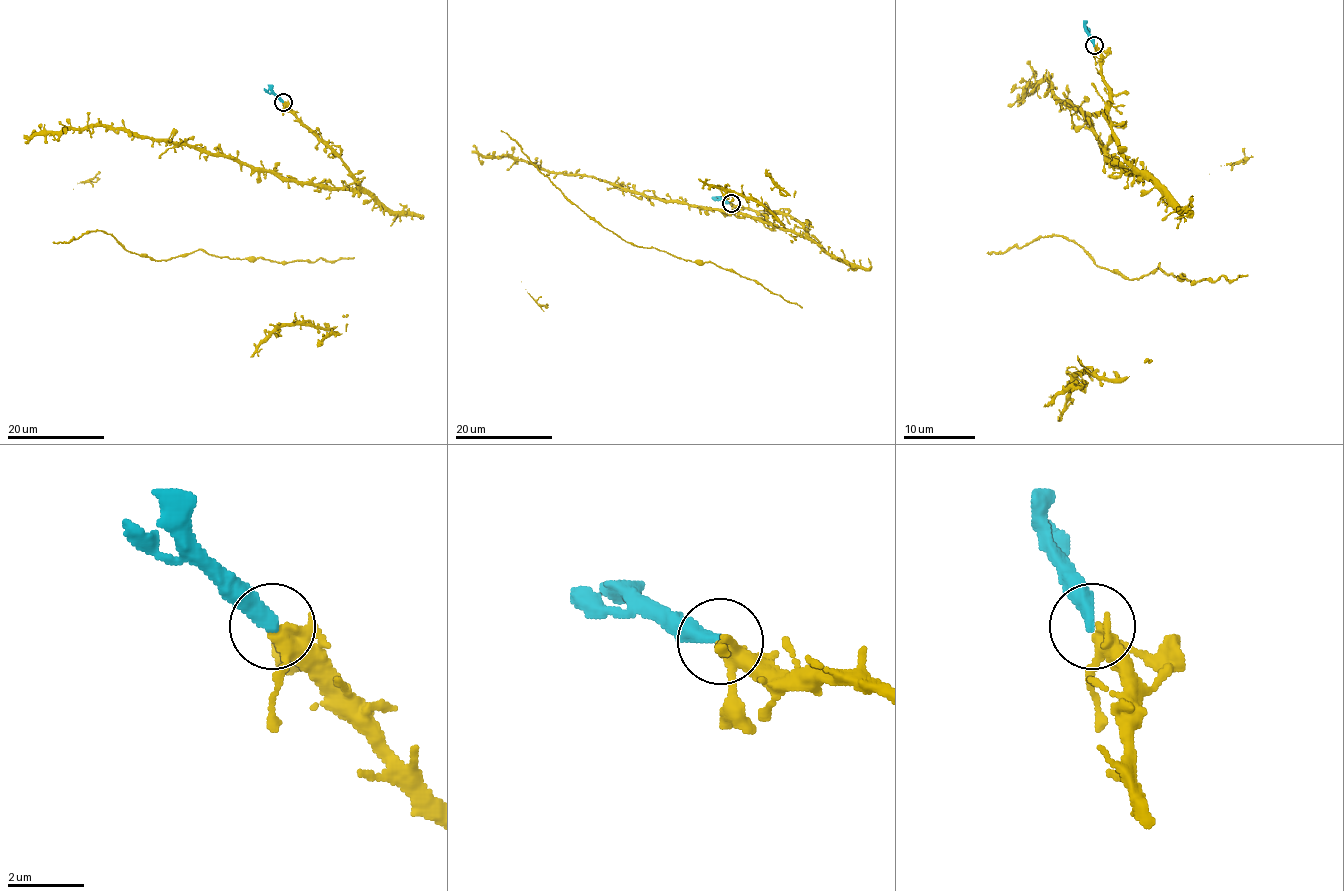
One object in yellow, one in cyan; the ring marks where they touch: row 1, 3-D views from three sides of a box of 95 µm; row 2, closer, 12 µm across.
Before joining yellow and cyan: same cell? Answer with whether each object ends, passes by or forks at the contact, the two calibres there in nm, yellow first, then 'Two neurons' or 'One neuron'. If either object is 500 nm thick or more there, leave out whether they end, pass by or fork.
At the ring yellow forks. At the ring cyan ends. Thickness 280 nm (yellow) against 360 nm. One neuron

